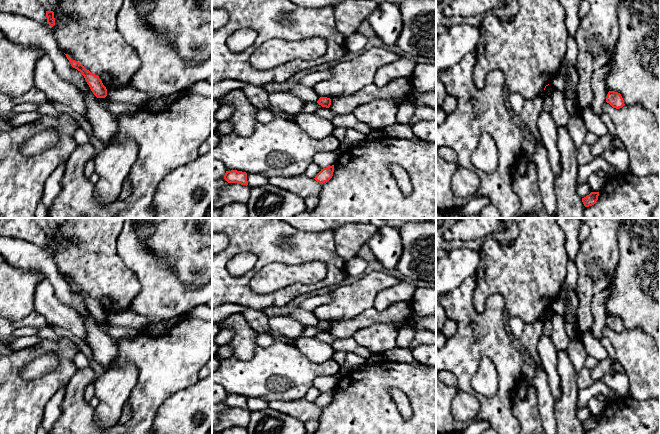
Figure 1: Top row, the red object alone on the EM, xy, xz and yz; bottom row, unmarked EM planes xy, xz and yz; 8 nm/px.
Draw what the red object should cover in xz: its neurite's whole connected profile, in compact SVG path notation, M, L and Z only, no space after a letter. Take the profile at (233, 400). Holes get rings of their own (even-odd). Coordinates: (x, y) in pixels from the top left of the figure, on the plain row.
M237 394L226 395L224 403L228 407L237 407L241 409L248 409L247 397Z

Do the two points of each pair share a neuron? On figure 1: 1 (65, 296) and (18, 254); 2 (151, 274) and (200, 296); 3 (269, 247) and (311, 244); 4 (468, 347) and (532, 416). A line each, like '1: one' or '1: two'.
1: one
2: one
3: one
4: two

